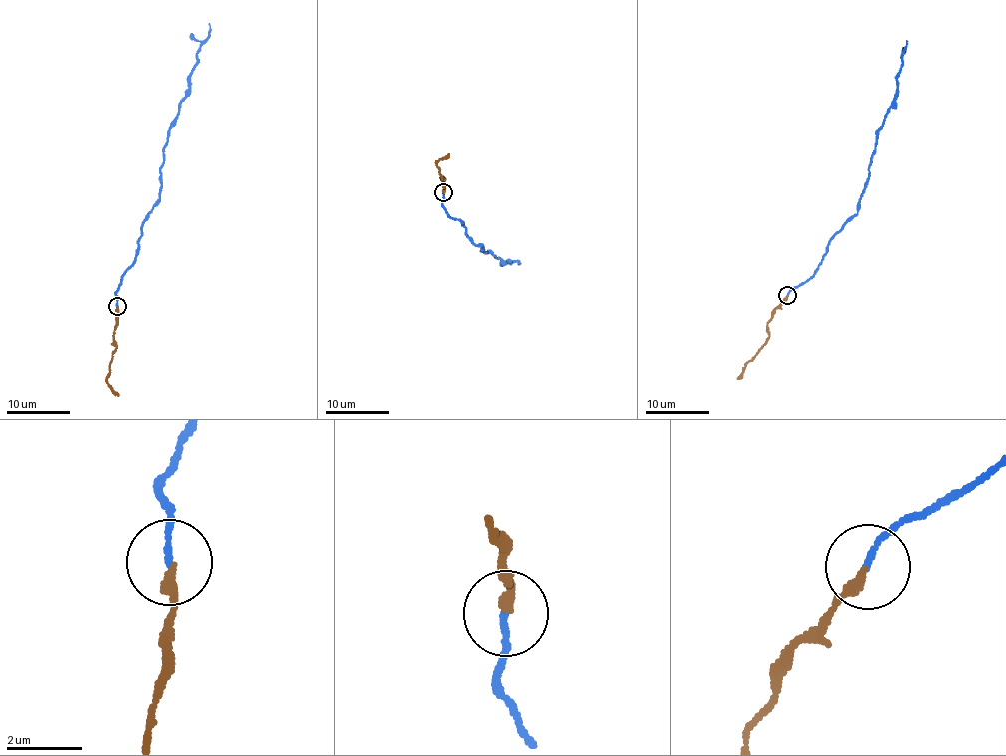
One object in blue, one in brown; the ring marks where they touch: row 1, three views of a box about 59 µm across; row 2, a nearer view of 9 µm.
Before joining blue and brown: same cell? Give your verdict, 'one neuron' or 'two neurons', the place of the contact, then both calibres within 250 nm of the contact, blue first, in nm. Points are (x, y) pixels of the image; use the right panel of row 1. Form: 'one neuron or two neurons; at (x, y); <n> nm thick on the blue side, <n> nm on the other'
one neuron; at (787, 295); 160 nm thick on the blue side, 280 nm on the other

